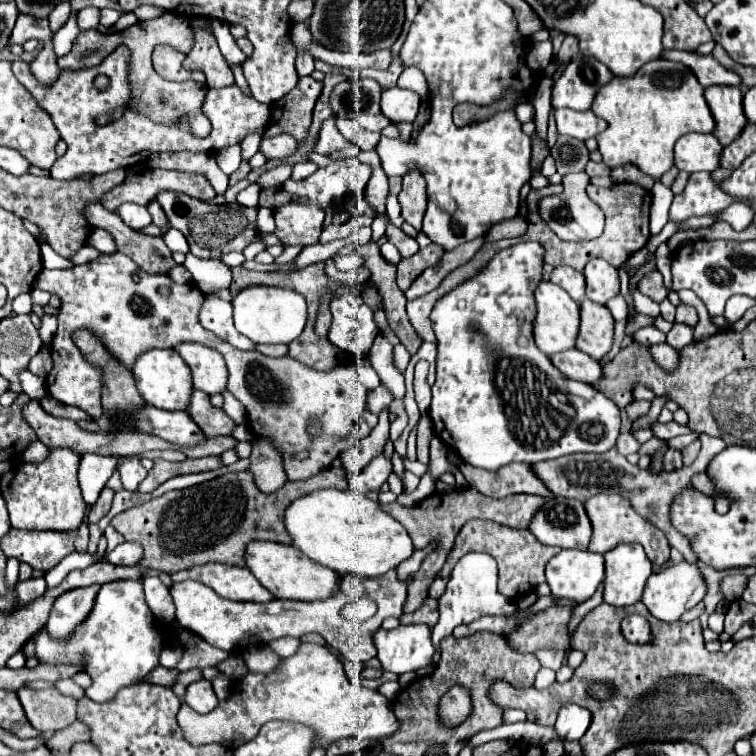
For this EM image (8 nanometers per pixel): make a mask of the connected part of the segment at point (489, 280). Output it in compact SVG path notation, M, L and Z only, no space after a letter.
M520 242L516 246L500 250L486 266L480 268L478 274L474 274L470 280L464 280L454 290L450 290L442 298L438 298L438 302L434 304L434 310L430 314L432 328L434 328L434 334L438 340L438 356L436 356L436 382L432 386L432 404L430 404L428 416L434 424L434 436L438 436L448 448L454 448L456 454L460 456L460 460L464 460L470 466L484 468L484 470L498 470L512 462L536 464L542 460L552 460L552 458L560 458L560 456L568 456L568 454L576 454L576 452L608 452L616 444L616 438L620 434L620 408L610 398L606 398L602 392L596 392L594 400L584 400L580 396L570 394L568 386L566 386L568 378L560 374L560 370L550 362L550 358L546 354L542 354L542 350L538 350L538 346L534 342L534 320L536 320L534 290L542 282L544 254L546 254L546 250L538 242Z

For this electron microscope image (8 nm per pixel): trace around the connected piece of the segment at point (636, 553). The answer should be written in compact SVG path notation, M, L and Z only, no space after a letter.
M620 544L604 554L604 602L612 606L630 606L642 598L652 564L640 544Z

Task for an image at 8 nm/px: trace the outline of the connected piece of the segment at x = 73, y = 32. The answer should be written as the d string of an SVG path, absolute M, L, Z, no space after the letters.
M78 12L70 14L68 22L54 34L54 50L56 50L56 56L64 56L72 44L74 44L74 38L80 34L80 28L78 28Z

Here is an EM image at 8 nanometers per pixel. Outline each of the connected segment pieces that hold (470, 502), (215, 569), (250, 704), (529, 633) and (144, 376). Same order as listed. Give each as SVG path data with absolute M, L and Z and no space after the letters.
M464 486L464 488L454 488L452 492L434 492L430 496L426 496L422 502L406 508L400 502L392 502L392 504L380 504L380 508L384 512L388 512L390 516L394 516L398 522L402 522L402 526L406 526L406 530L410 530L410 536L414 538L414 546L424 550L430 542L436 542L436 548L422 560L420 570L414 574L412 582L408 584L408 598L404 604L404 612L412 614L414 610L418 610L424 600L428 598L428 588L434 582L434 578L438 576L438 572L442 570L450 550L454 548L454 538L460 532L460 528L464 526L466 520L470 518L486 518L486 520L494 520L498 524L510 526L510 528L528 528L528 524L532 522L534 514L546 504L544 498L534 496L534 494L510 494L506 498L490 498L484 496L482 492L474 490L474 486Z
M202 564L184 572L172 574L172 582L196 580L210 586L218 596L240 602L270 602L274 596L258 582L248 568L228 564Z
M302 644L294 656L284 658L270 674L246 674L232 696L220 702L214 712L196 714L188 704L182 704L178 712L178 724L192 744L218 742L230 746L230 750L238 748L242 742L250 742L270 720L288 720L308 726L314 732L314 748L328 748L332 742L348 736L380 740L400 728L392 702L378 690L354 686L342 662L326 646L318 644Z
M554 606L550 610L544 610L544 614L538 614L538 618L530 618L530 622L522 626L522 634L514 634L514 638L508 638L510 646L520 652L566 652L570 646L568 622L572 618L572 612L574 606Z
M158 348L148 350L136 360L132 374L136 378L138 392L148 404L160 410L186 410L190 406L190 398L194 392L192 374L176 350L158 350Z

